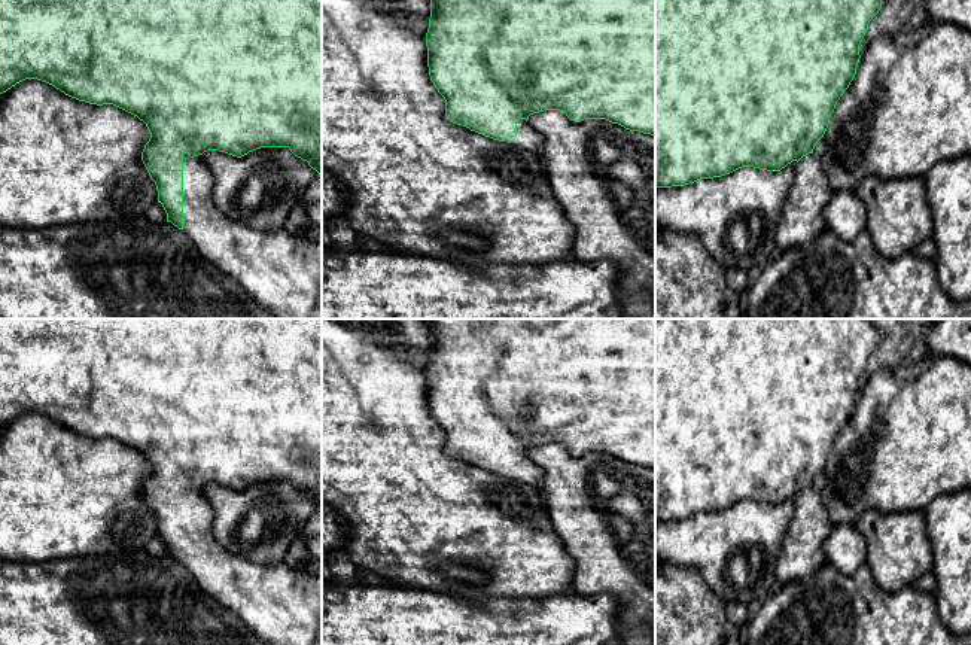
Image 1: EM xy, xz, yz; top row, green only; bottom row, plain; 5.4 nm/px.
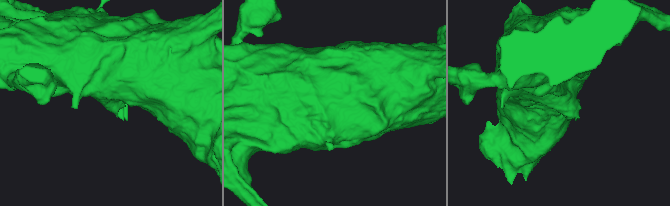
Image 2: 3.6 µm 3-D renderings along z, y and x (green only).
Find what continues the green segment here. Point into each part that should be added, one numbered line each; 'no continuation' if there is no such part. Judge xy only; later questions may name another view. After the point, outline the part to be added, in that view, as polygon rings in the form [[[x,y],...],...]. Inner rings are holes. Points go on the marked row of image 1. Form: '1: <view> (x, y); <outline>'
1: xy (282, 271); [[[183,155],[183,231],[210,264],[240,283],[277,319],[322,319],[322,243],[286,229],[264,232],[223,216],[213,200],[213,176],[203,156]]]

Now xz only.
1: xz (529, 139); [[[520,119],[517,122],[517,136],[506,137],[505,143],[526,149],[542,158],[544,137],[536,130],[533,130],[526,119]]]

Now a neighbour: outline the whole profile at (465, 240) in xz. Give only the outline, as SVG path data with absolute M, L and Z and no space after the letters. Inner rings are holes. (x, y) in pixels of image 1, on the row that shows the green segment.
M444 231L441 235L445 241L460 249L480 250L484 247L484 243L472 232Z

